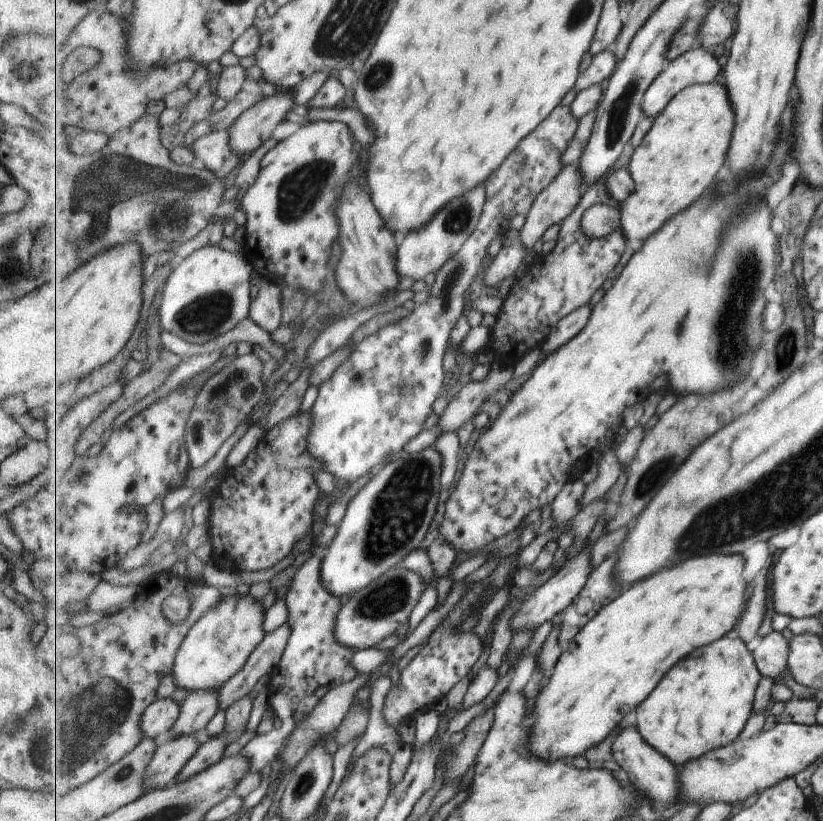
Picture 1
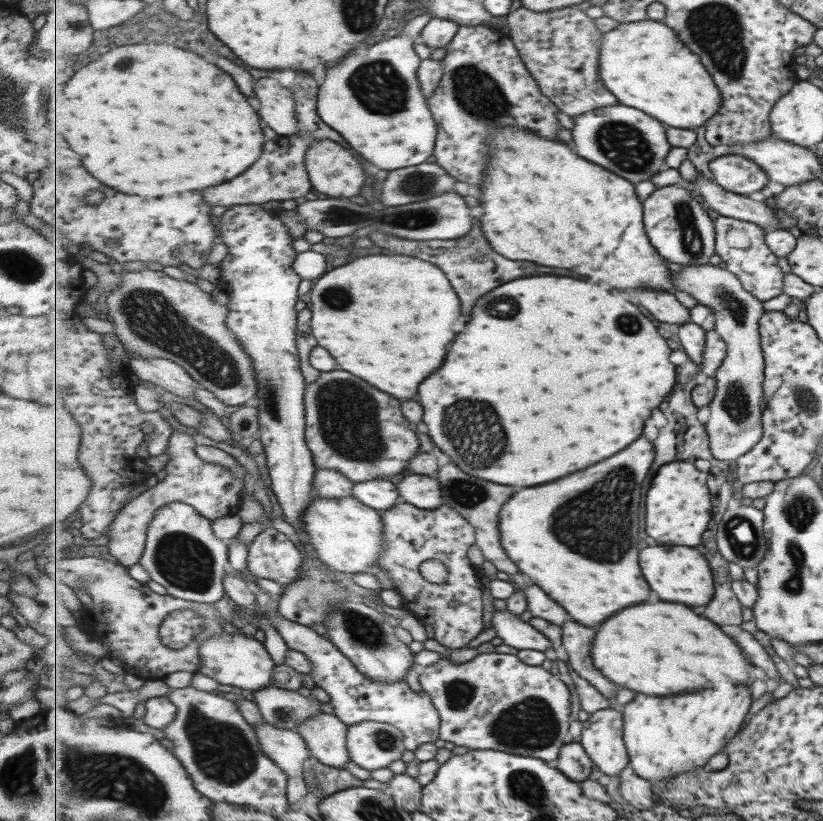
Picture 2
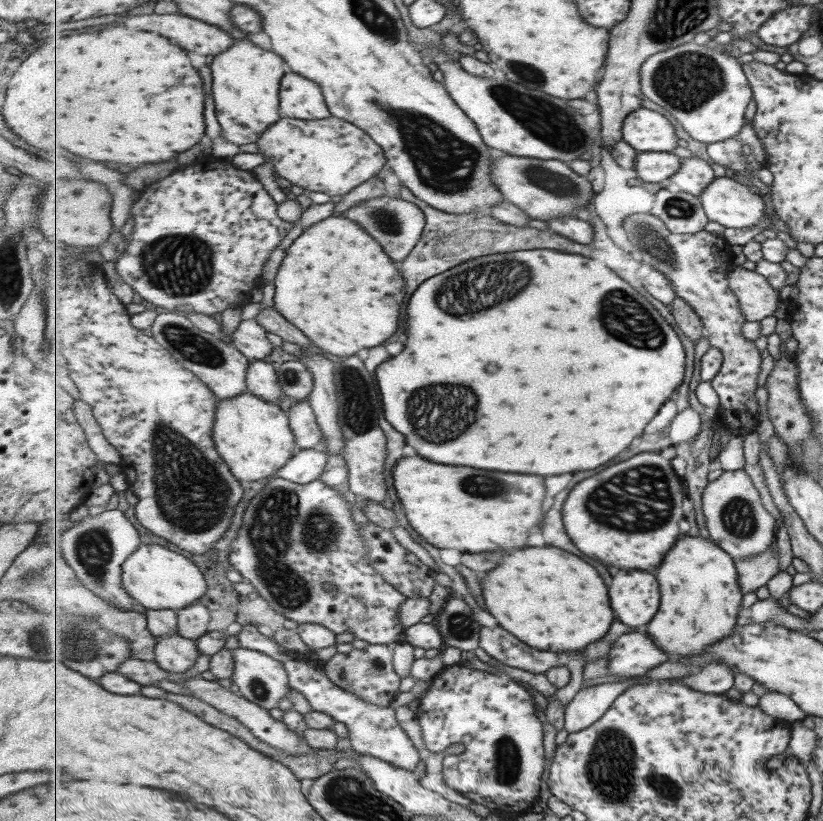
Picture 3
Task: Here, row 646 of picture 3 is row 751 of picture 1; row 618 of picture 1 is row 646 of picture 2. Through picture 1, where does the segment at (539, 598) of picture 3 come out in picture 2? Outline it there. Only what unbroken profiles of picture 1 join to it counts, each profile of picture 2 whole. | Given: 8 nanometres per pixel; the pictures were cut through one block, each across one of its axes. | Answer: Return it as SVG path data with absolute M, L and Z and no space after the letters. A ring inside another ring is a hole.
M643 602L617 612L597 630L592 657L596 668L607 678L649 696L717 688L725 682L751 684L747 663L753 662L735 638L685 604Z

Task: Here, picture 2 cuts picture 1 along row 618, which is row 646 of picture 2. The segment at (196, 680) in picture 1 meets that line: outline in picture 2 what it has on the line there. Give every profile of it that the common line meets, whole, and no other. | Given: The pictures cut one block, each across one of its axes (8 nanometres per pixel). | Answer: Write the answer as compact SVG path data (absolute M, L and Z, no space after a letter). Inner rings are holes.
M237 630L235 633L222 632L212 634L200 644L200 671L220 684L239 687L249 692L255 692L268 687L273 680L273 670L276 662L269 655L264 643L250 635Z

